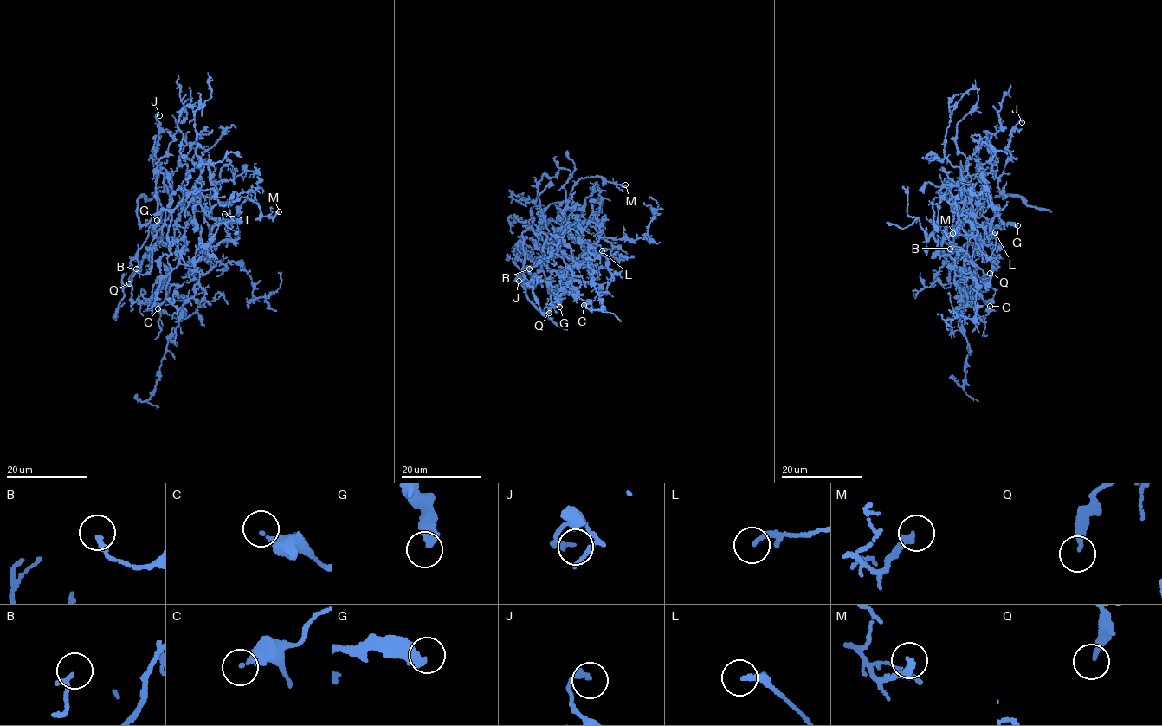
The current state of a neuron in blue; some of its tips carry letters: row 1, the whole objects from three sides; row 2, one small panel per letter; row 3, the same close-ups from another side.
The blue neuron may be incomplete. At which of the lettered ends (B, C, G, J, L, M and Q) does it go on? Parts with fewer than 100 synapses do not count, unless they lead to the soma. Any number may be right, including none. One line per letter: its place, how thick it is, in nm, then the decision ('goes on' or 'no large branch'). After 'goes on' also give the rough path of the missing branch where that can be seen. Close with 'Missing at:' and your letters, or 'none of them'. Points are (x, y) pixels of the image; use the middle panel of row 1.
B: at (529, 269); 200 nm thick; no large branch
C: at (584, 305); 280 nm thick; no large branch
G: at (559, 307); 380 nm thick; no large branch
J: at (519, 281); 220 nm thick; no large branch
L: at (602, 250); 140 nm thick; no large branch
M: at (625, 184); 280 nm thick; no large branch
Q: at (549, 313); 220 nm thick; no large branch
Missing at: none of them

